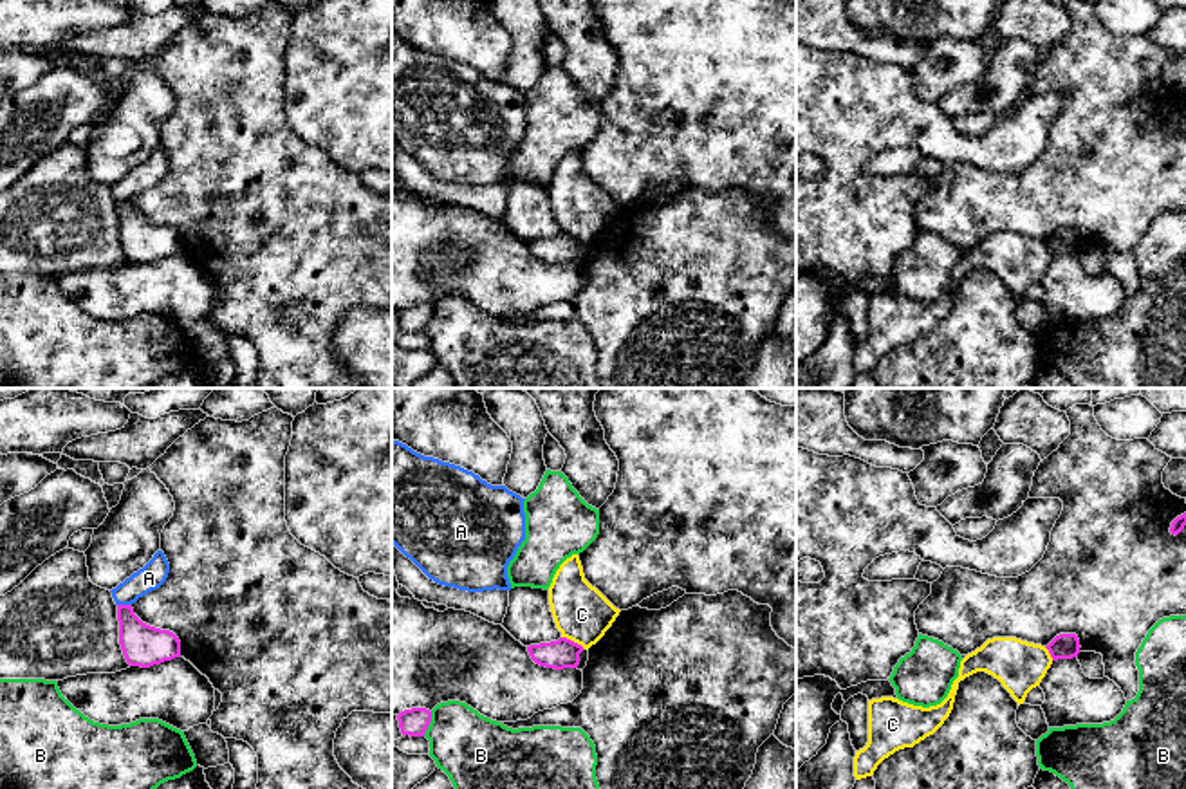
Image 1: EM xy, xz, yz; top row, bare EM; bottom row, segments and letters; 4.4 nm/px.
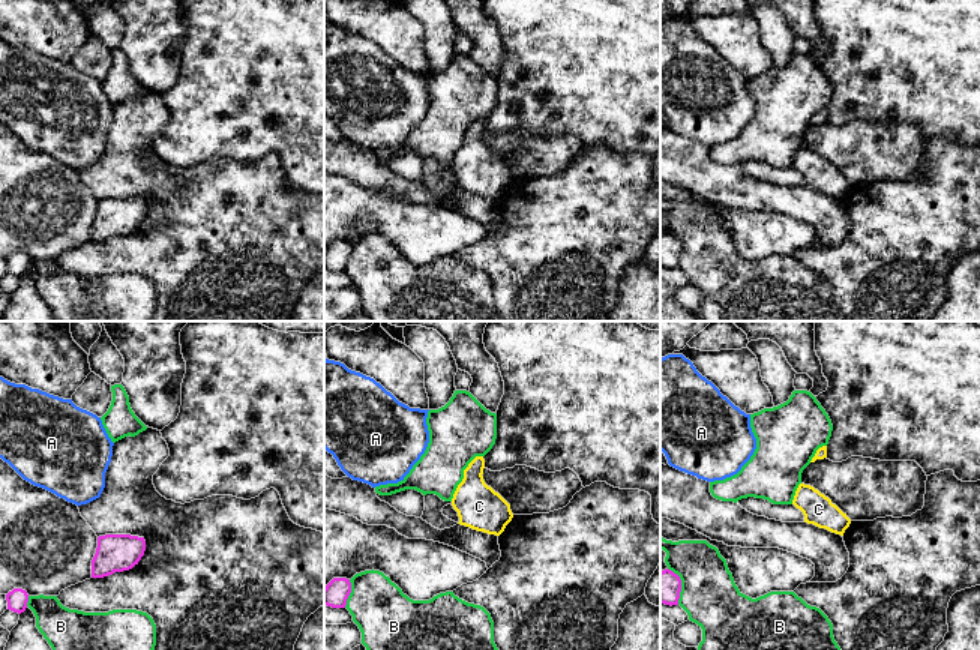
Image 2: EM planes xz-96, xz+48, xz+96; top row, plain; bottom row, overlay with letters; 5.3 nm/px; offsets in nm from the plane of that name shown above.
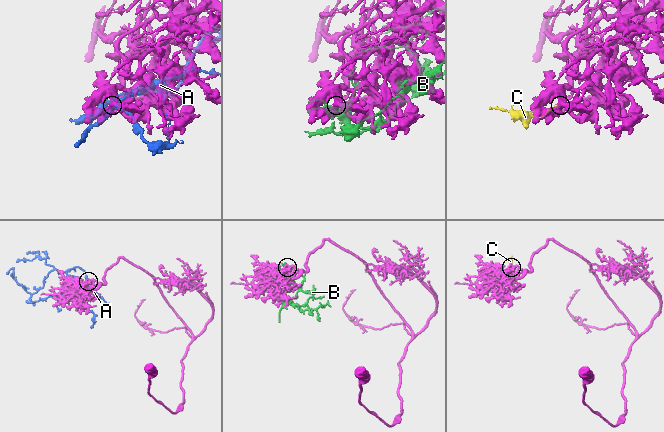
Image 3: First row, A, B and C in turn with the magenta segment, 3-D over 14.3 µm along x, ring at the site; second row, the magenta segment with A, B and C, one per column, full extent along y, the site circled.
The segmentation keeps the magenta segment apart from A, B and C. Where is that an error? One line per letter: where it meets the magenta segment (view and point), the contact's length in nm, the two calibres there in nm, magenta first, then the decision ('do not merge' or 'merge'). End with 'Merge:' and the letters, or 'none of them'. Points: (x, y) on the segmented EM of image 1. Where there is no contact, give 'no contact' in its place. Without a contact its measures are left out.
A: xy (125, 605) | 60 nm | 190/120 nm | do not merge
B: xz (428, 724) | 120 nm | 120/320 nm | do not merge
C: xz (573, 641) | 120 nm | 130/240 nm | do not merge
Merge: none of them

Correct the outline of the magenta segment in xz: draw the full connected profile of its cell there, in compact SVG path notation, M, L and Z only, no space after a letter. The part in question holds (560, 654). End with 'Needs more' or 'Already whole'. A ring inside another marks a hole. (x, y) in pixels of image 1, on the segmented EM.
M560 637L558 641L531 645L527 652L540 666L563 670L578 668L583 646L567 637Z. Already whole

